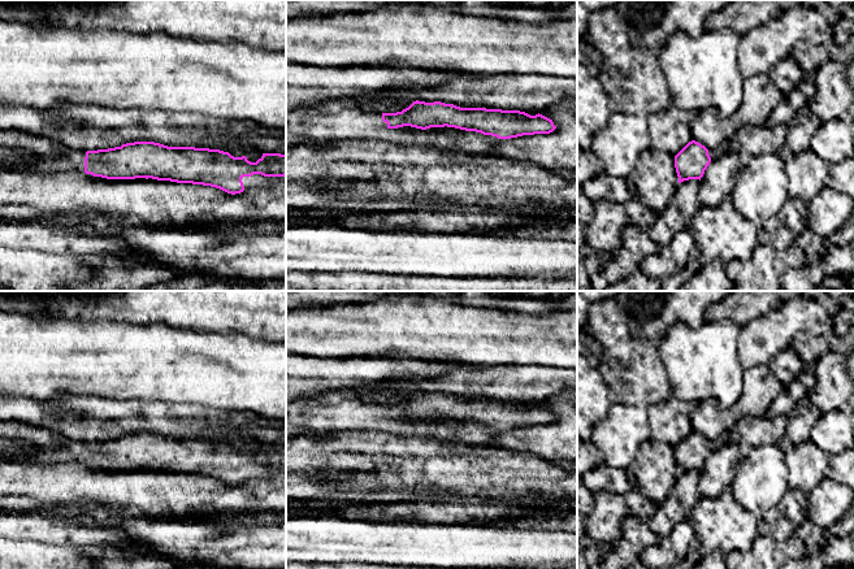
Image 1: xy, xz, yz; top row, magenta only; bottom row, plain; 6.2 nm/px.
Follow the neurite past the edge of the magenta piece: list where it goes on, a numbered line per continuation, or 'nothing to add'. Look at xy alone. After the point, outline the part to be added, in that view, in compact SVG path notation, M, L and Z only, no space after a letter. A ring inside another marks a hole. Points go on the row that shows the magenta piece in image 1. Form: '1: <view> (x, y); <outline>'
1: xy (34, 153); M0 127L0 147L17 157L13 164L0 164L0 169L40 173L84 173L87 149L71 148L53 138Z
2: xy (256, 181); M253 174L251 177L243 177L242 178L244 190L248 188L264 188L264 187L272 187L279 182L286 182L285 177L264 177L261 174Z

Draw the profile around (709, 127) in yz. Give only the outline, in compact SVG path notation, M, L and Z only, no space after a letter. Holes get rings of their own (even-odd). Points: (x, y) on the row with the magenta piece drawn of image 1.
M715 108L697 112L692 120L693 140L707 149L712 149L723 142L729 142L737 130L738 127L732 117L721 116Z

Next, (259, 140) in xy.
M243 134L239 136L242 144L250 144L251 147L264 153L281 153L286 155L286 139L274 138L265 134Z

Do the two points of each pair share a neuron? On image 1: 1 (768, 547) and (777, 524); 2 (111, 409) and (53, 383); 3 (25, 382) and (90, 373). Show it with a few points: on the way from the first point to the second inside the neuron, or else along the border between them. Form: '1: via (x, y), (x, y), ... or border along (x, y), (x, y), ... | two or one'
1: border along (770, 533), (776, 541) | two
2: border along (107, 398), (96, 395), (57, 395), (47, 400) | two
3: via (40, 373), (74, 373) | one

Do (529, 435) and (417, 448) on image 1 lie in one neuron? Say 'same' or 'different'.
different

